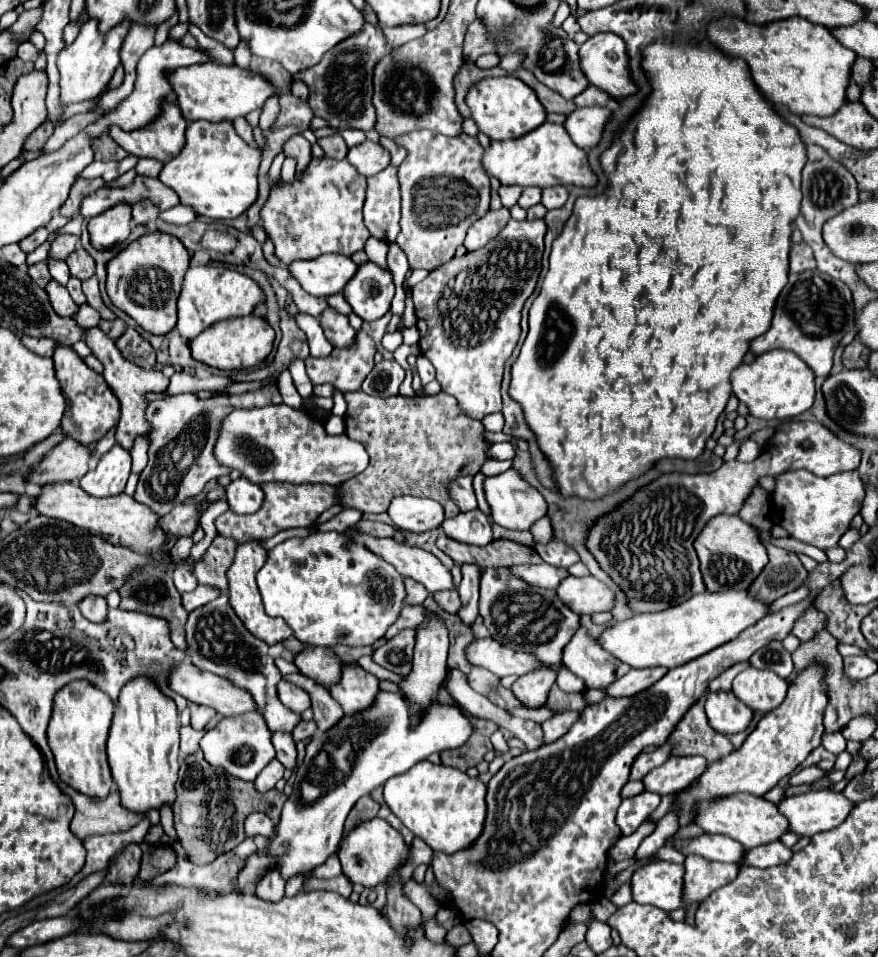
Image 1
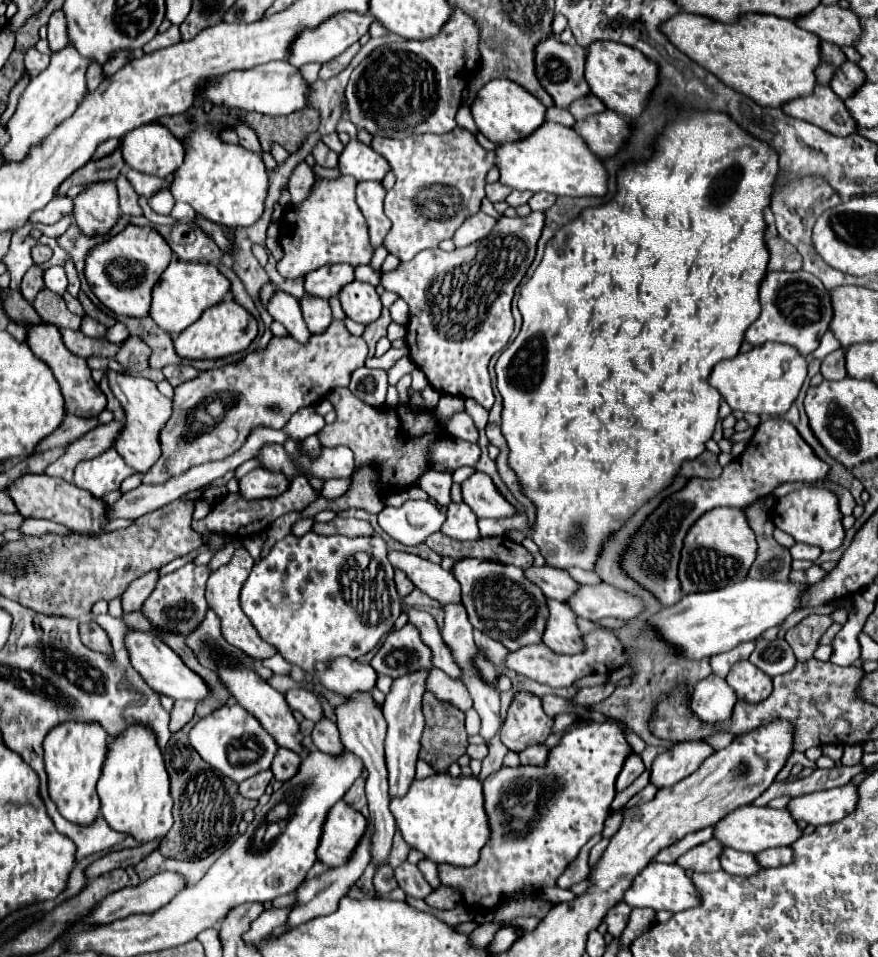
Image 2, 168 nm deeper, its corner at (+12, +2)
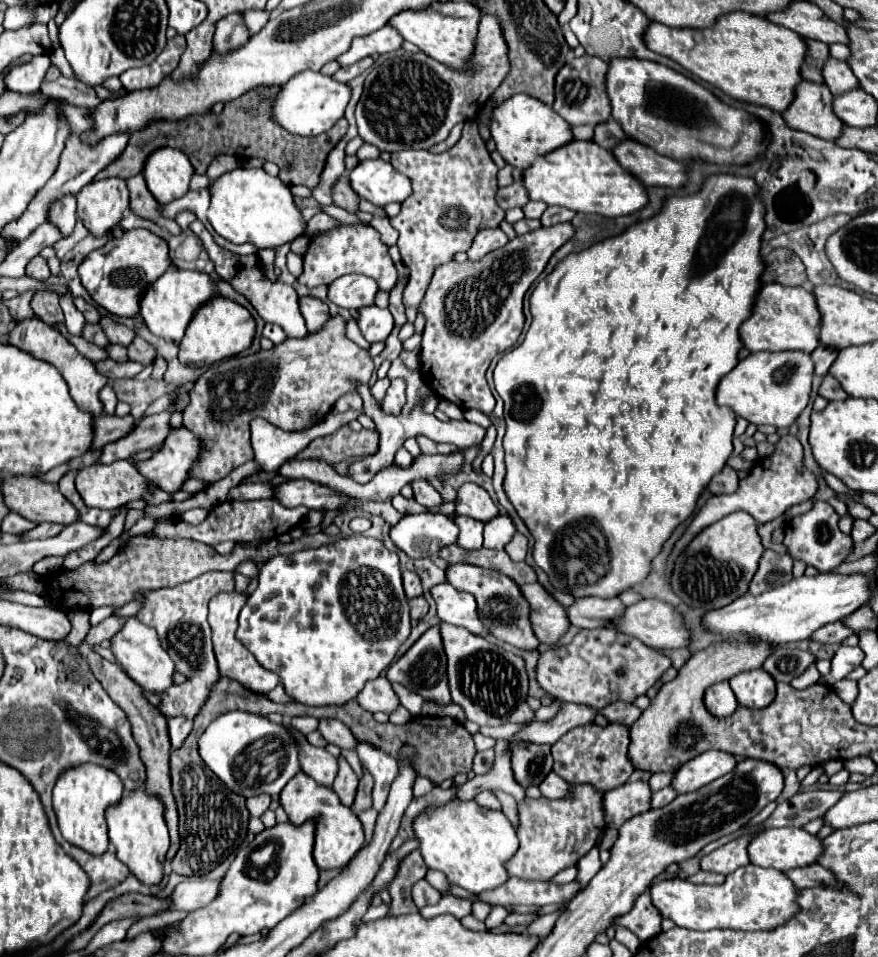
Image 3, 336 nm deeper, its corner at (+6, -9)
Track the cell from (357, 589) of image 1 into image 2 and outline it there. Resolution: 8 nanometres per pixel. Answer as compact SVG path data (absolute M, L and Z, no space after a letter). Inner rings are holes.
M313 531L303 537L287 535L251 569L241 589L241 609L259 637L273 645L287 663L301 667L305 673L315 673L317 663L331 663L337 657L359 659L391 633L395 619L401 615L401 597L395 589L393 565L387 559L387 551L387 543L377 535L325 537Z

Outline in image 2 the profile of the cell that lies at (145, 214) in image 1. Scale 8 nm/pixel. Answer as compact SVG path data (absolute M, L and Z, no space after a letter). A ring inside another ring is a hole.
M119 175L115 183L119 189L119 207L121 207L123 215L143 215L139 201L137 201L137 193L131 189L131 183L127 181L127 177Z

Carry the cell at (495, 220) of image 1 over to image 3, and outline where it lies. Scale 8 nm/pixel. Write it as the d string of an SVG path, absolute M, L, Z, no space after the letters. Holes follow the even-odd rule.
M485 228L483 232L479 232L471 244L471 248L467 250L469 260L481 260L485 254L489 254L495 248L501 248L507 244L507 236L501 228Z

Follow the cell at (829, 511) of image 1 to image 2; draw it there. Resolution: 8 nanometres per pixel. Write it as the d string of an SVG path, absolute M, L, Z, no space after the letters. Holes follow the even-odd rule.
M803 487L779 499L773 514L775 527L789 533L797 543L817 545L821 551L835 551L845 539L845 529L841 525L841 511L837 497L823 487Z

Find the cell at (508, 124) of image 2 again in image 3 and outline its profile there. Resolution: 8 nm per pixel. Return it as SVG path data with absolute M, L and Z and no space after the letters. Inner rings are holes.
M515 94L501 104L497 104L491 112L491 122L489 122L491 138L497 144L497 152L507 160L507 164L517 166L519 170L529 168L529 164L537 158L543 156L561 144L573 140L571 136L571 126L553 112L551 106L541 104L539 100L525 96L525 94Z

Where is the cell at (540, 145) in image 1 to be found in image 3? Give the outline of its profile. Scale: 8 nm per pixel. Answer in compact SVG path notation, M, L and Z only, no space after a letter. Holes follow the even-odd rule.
M571 140L561 148L539 156L527 170L523 170L523 186L531 200L607 218L631 214L647 204L647 194L641 182L619 168L613 154L593 140Z

